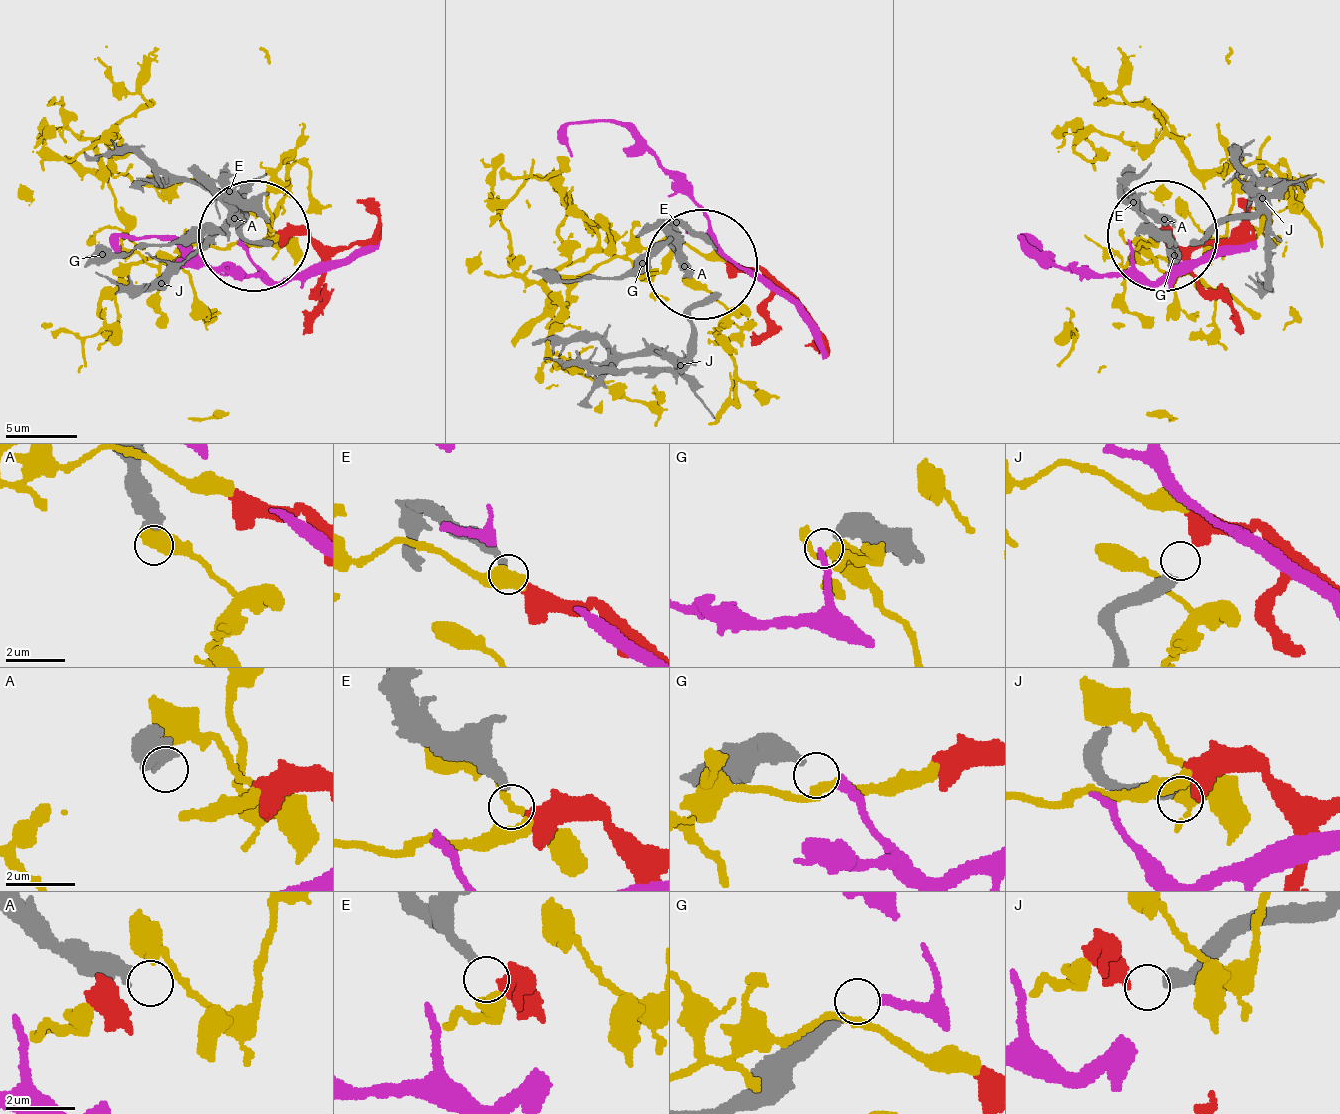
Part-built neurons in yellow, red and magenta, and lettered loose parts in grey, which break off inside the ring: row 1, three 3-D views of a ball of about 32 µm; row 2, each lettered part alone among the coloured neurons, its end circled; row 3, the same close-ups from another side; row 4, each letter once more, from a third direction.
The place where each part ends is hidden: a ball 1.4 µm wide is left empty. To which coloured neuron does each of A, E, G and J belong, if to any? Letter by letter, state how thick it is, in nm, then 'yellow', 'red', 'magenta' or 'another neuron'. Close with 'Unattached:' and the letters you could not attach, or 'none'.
A: 360 nm | another neuron
E: 260 nm | red
G: 360 nm | magenta
J: 480 nm | another neuron
Unattached: A, J

